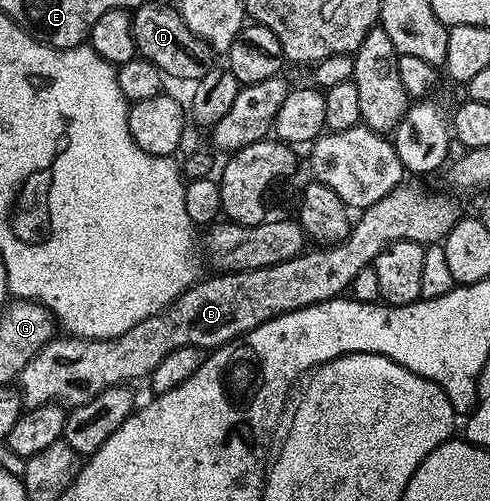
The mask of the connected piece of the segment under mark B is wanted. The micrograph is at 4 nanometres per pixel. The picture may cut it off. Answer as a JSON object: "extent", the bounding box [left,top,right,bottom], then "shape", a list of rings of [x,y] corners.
{"extent":[20,180,464,407],"shape":[[[403,180],[388,196],[376,200],[367,210],[361,211],[353,219],[350,234],[343,242],[331,245],[329,248],[314,248],[311,254],[299,252],[295,258],[284,260],[275,266],[266,266],[263,270],[242,270],[239,274],[225,272],[215,273],[215,278],[195,281],[187,290],[163,308],[159,314],[148,316],[148,320],[140,320],[128,332],[115,338],[80,338],[77,336],[55,337],[47,344],[22,370],[20,375],[20,393],[27,407],[46,406],[49,402],[59,404],[70,402],[71,407],[83,406],[92,396],[104,392],[107,386],[134,384],[137,378],[149,379],[150,373],[176,348],[185,346],[200,346],[217,348],[247,334],[252,328],[264,324],[281,314],[299,310],[305,306],[315,306],[321,302],[345,295],[351,289],[356,274],[360,268],[371,265],[374,257],[381,250],[387,249],[391,242],[420,242],[423,244],[438,244],[452,232],[458,219],[463,217],[464,210],[458,207],[458,202],[450,194],[441,194],[438,190],[425,190],[418,180]]]}

